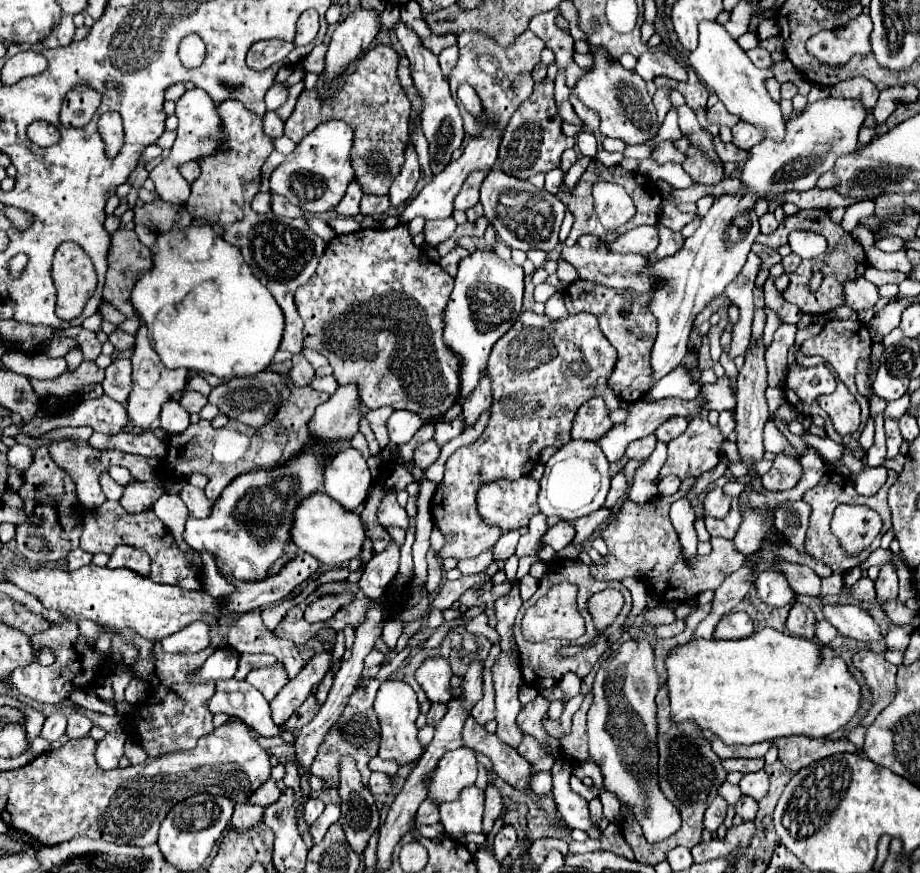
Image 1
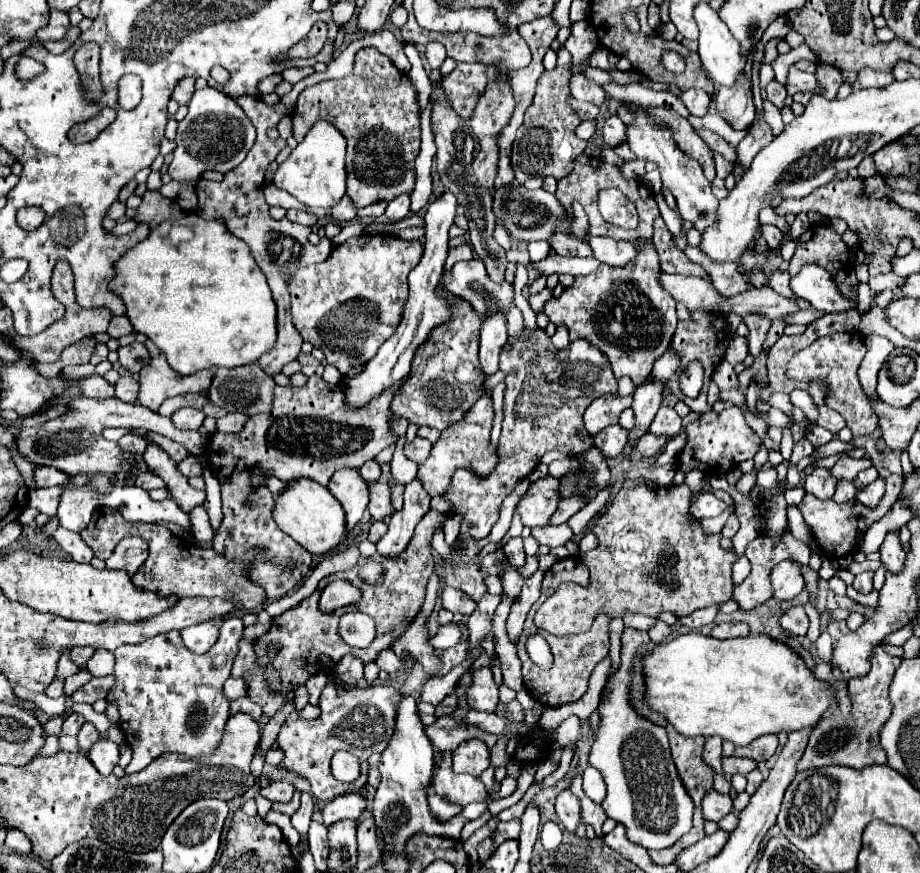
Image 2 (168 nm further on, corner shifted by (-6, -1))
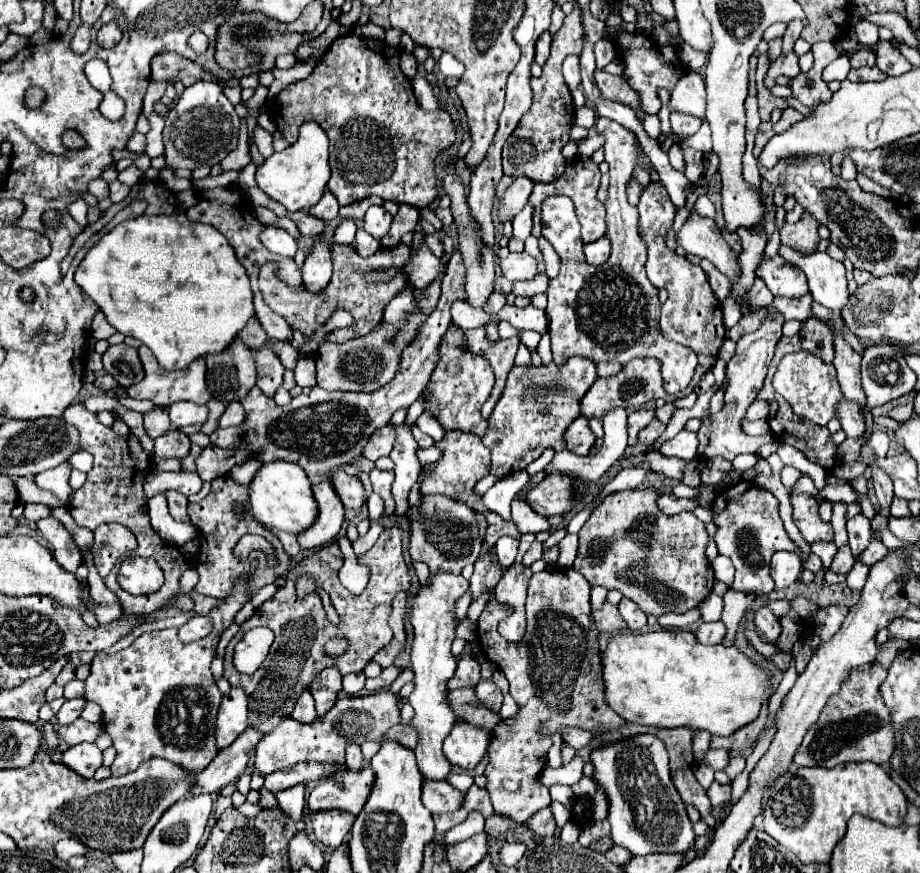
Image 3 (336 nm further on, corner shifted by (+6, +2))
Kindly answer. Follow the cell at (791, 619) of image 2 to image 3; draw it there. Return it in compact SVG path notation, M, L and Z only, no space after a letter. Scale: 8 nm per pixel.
M763 606L755 612L755 624L769 642L777 642L777 638L781 636L781 622L767 606Z

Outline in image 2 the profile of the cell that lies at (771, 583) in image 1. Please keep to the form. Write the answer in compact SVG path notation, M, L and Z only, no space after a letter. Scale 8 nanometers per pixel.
M787 559L781 561L773 573L771 573L771 581L773 581L773 591L775 591L775 599L779 601L791 601L793 597L797 597L803 591L803 573L801 573L801 565Z

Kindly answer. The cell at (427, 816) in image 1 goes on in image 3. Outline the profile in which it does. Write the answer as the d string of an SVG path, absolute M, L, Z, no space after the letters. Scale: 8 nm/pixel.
M425 782L423 784L423 804L431 814L453 812L463 804L463 794L455 790L449 782Z

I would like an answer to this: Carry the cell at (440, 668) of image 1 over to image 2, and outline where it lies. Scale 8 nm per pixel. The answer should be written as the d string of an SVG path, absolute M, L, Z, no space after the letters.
M431 575L429 583L427 583L425 601L423 601L419 613L415 615L415 621L411 621L405 635L393 645L393 651L400 659L411 657L415 661L419 661L429 675L437 675L439 667L441 667L441 661L437 659L437 655L431 649L429 629L427 629L427 619L433 611L433 605L437 599L437 589L439 589L439 575Z

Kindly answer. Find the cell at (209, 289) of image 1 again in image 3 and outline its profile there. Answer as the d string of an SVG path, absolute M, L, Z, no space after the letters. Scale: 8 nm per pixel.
M177 210L171 216L139 216L135 220L125 220L121 224L117 224L111 232L107 232L83 258L83 262L79 264L77 272L75 272L75 282L97 302L97 306L103 310L103 314L107 316L109 324L125 334L125 336L133 336L137 340L141 340L157 358L159 366L163 370L183 370L187 368L193 360L207 356L207 354L219 354L223 352L239 334L241 330L247 326L247 322L255 316L255 306L253 306L253 292L251 292L251 284L249 284L249 276L243 268L243 264L237 260L235 250L229 246L227 238L213 228L211 224L199 224L199 222L191 222L185 212Z

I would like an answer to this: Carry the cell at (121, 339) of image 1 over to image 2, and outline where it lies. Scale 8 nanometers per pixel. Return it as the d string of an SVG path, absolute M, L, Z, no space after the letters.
M133 343L129 347L119 347L119 363L121 367L125 367L129 373L139 373L143 369L143 365L147 365L149 361L149 353L145 349L145 345L141 343Z

